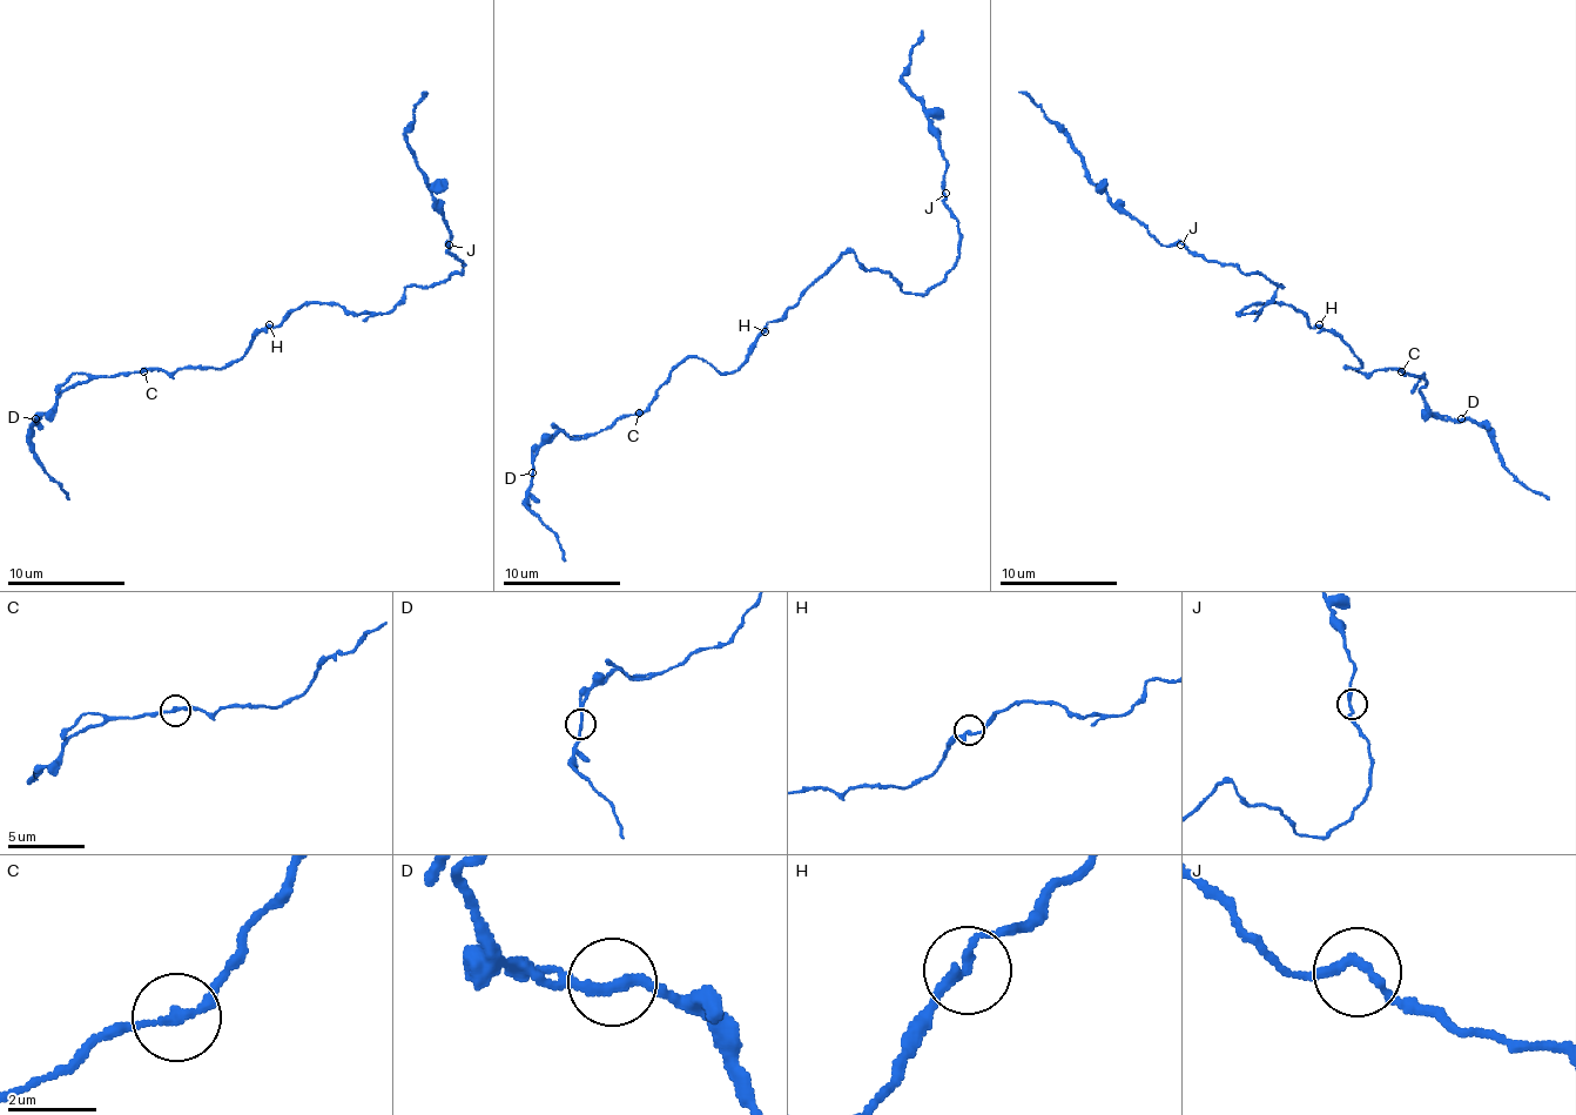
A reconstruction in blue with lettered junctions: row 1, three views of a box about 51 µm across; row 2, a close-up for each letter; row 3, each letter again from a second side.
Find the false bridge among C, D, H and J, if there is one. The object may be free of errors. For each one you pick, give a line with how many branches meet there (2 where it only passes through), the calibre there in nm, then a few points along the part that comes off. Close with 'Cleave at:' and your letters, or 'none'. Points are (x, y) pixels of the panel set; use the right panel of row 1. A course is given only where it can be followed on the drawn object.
Cleave at: none

